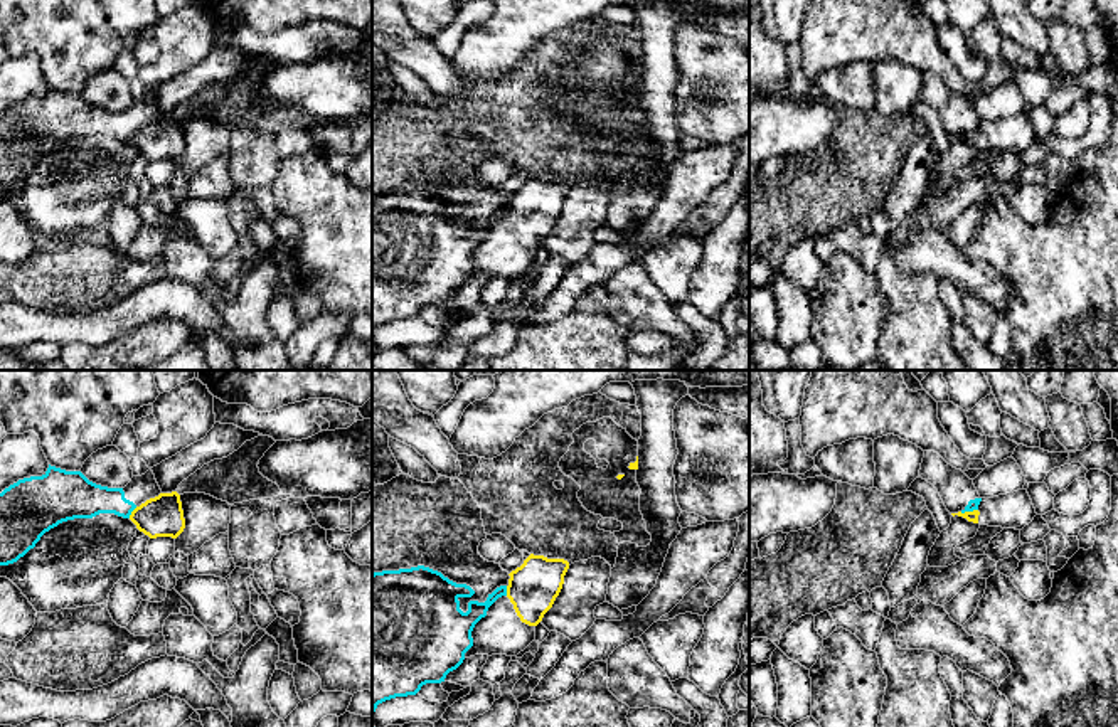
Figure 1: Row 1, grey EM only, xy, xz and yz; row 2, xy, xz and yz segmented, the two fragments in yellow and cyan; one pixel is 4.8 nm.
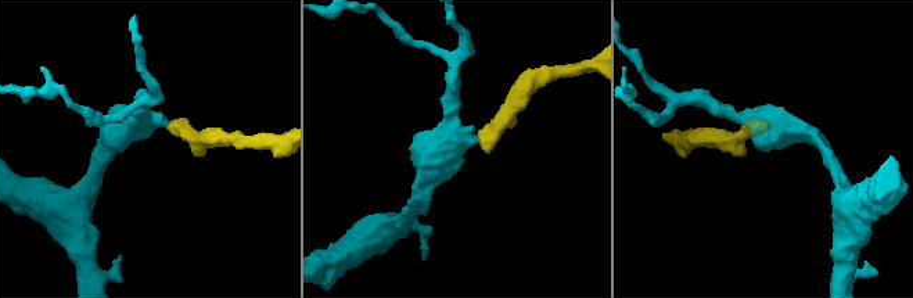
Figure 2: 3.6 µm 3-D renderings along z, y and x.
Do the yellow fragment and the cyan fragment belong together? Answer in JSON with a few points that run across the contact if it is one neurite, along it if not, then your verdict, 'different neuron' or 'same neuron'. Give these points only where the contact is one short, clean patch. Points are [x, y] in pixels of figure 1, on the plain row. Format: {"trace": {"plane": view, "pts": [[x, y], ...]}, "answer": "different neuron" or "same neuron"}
{"trace": {"plane": "xy", "pts": [[137, 130], [128, 140]]}, "answer": "different neuron"}

